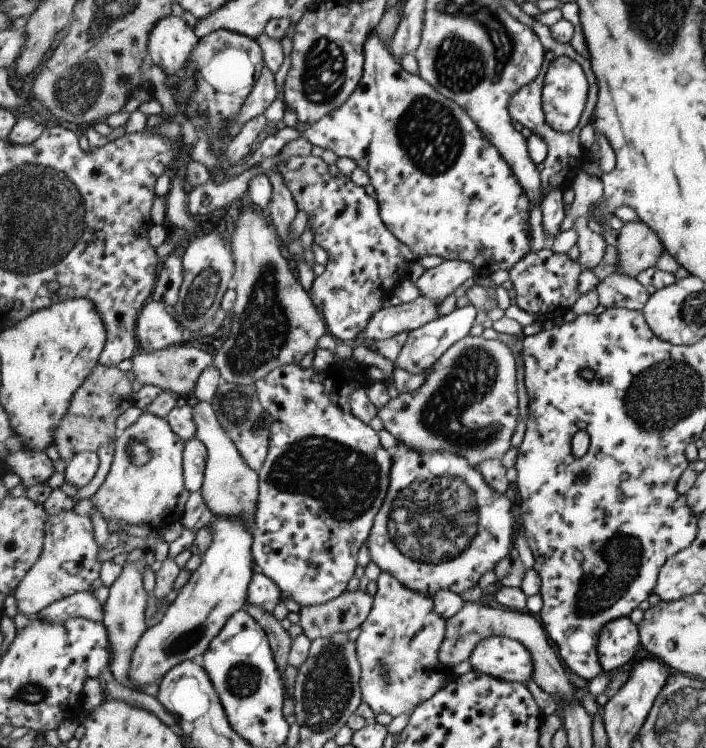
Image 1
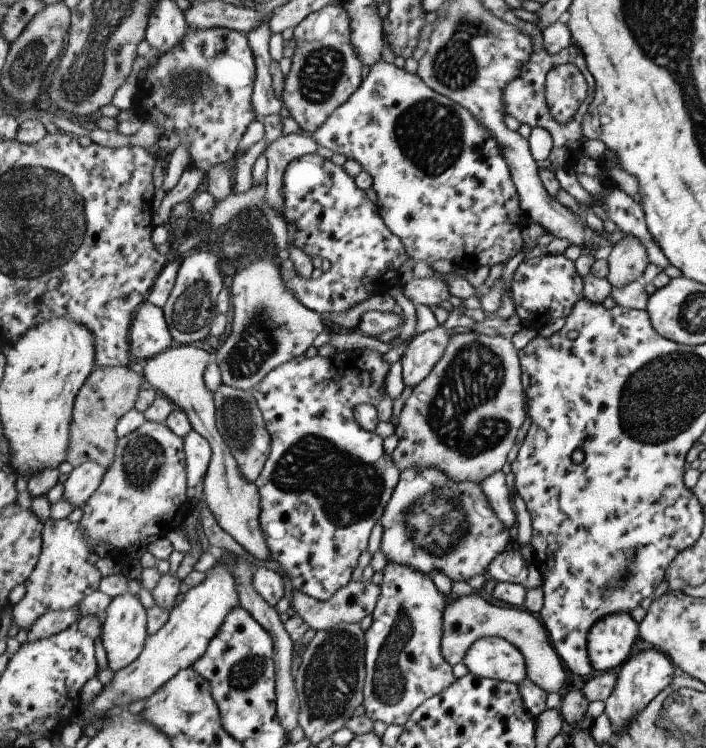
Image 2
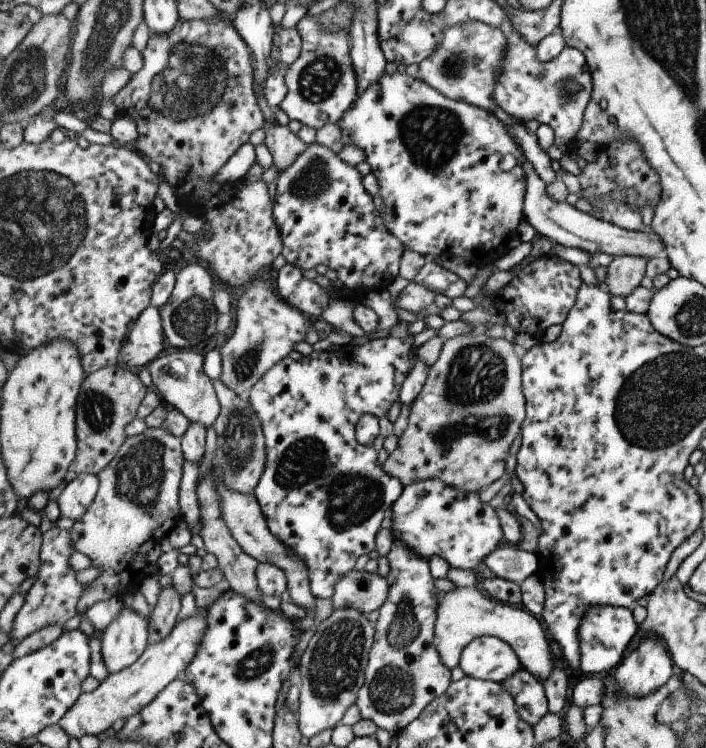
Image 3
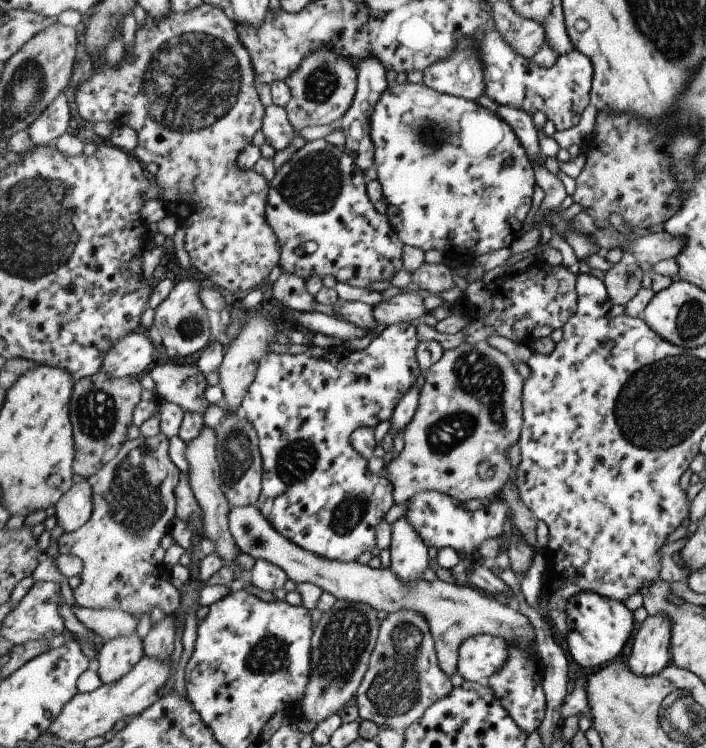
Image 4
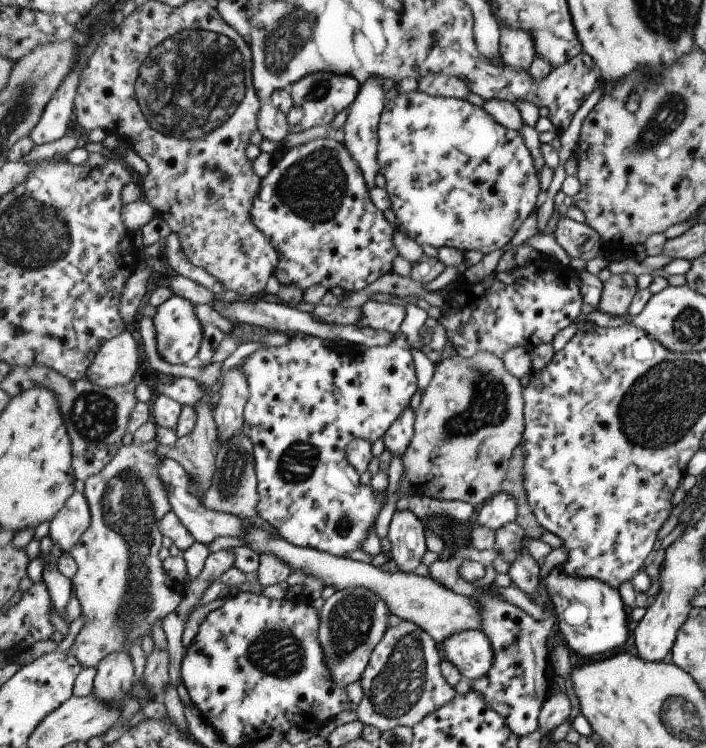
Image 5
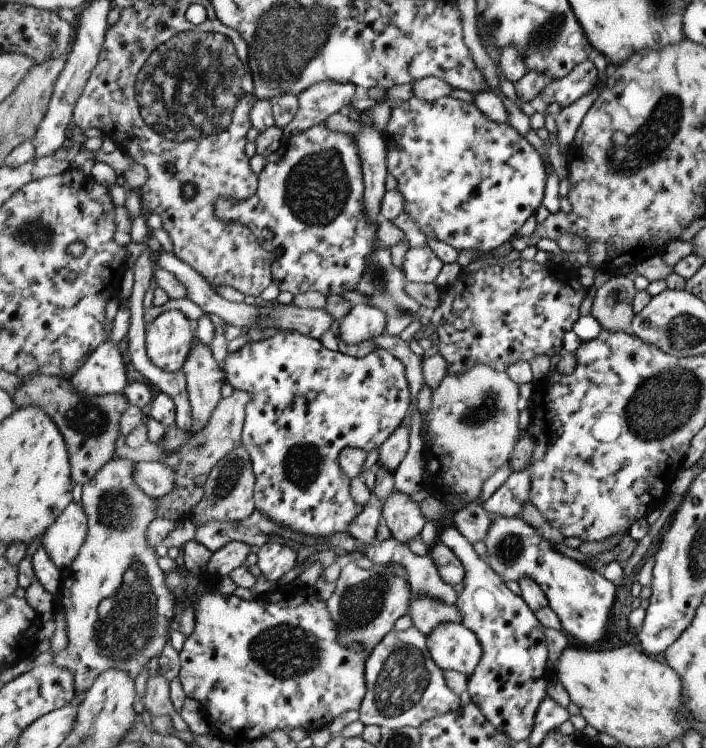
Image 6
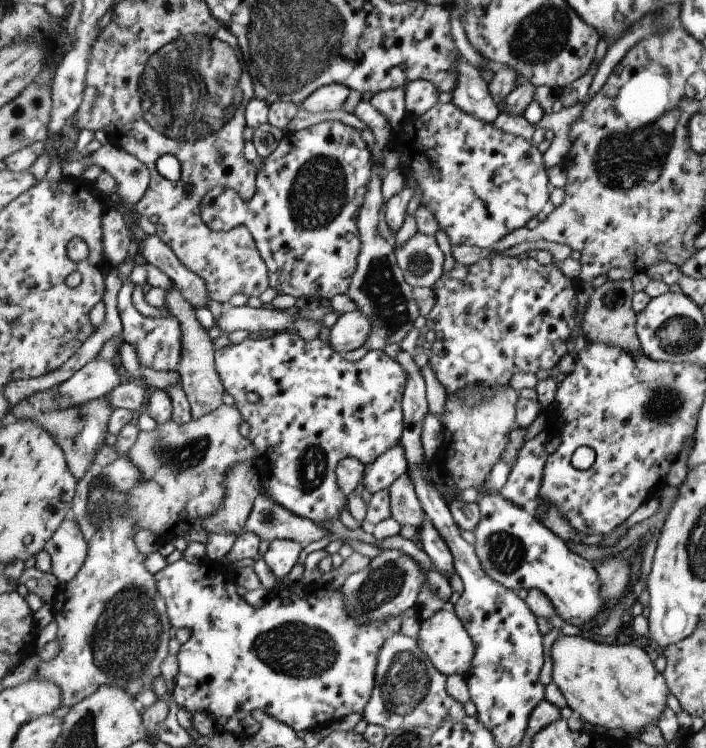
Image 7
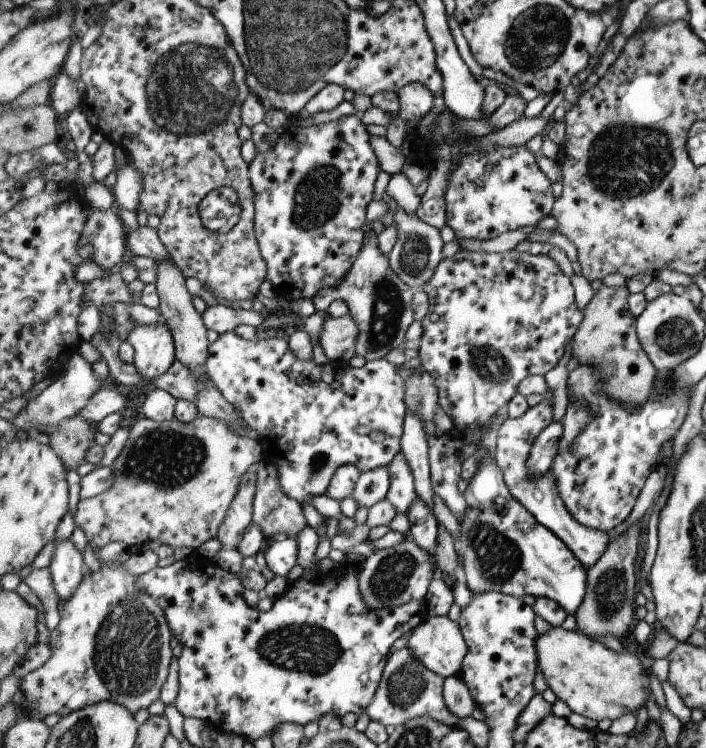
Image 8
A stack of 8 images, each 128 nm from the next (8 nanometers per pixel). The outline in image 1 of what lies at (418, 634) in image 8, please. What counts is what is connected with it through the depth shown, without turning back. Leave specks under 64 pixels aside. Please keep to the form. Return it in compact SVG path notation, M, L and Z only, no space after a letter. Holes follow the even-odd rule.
M495 635L483 639L469 658L475 671L505 679L507 682L529 684L533 680L535 659L532 652L518 640Z

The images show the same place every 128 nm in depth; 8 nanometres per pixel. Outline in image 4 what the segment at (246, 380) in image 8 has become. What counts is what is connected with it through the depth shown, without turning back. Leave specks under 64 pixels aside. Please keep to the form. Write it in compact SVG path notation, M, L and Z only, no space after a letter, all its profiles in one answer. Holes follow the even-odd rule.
M417 323L393 324L393 326L387 327L379 336L375 337L368 347L356 353L336 350L327 351L321 347L313 347L312 350L303 352L303 354L295 354L295 356L292 354L271 353L261 362L256 380L249 388L245 401L242 403L242 413L251 420L255 430L259 432L260 450L264 459L263 490L256 506L265 514L265 518L271 522L274 530L277 530L279 534L294 544L313 552L313 554L317 554L321 558L352 562L356 561L363 552L373 550L375 546L377 547L377 536L375 536L377 526L383 522L383 519L386 520L389 510L396 505L396 492L393 484L387 478L383 478L380 474L373 474L367 468L368 459L360 451L355 450L352 444L352 435L361 426L371 428L379 426L385 420L391 421L393 414L396 413L397 406L400 405L405 394L412 390L417 378L423 376L423 371L417 360L417 348L420 342L419 338L417 338L416 327Z

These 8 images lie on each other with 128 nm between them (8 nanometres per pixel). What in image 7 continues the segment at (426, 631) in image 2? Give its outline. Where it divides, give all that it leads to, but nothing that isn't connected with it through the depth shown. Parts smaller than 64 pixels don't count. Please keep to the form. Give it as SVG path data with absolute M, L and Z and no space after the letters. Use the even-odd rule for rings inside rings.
M409 472L402 474L389 488L392 502L392 517L403 526L414 526L420 530L427 519L421 501L416 493L412 476ZM402 633L393 635L380 650L377 667L377 682L371 700L366 706L363 718L374 725L381 725L388 732L412 726L440 727L445 721L463 722L468 716L463 705L447 690L448 676L445 676L421 648L419 638L410 638Z

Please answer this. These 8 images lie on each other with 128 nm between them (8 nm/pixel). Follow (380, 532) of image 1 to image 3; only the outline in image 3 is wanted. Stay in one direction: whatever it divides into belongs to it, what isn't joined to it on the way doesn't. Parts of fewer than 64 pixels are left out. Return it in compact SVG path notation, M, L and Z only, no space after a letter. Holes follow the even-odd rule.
M431 479L413 483L404 487L404 492L397 499L392 508L394 539L401 539L407 543L417 554L429 559L433 554L441 555L449 561L452 567L458 569L472 569L484 562L489 553L499 545L505 544L503 523L500 521L498 510L484 503L479 494L468 493L461 489L447 486L442 480Z

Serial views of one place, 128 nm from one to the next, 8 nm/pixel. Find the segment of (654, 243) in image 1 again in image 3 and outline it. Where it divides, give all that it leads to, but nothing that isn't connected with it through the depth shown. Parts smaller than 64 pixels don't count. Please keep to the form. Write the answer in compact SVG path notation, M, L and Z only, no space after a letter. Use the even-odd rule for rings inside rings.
M623 255L610 264L605 283L612 296L626 299L641 286L648 270L649 260L643 257Z

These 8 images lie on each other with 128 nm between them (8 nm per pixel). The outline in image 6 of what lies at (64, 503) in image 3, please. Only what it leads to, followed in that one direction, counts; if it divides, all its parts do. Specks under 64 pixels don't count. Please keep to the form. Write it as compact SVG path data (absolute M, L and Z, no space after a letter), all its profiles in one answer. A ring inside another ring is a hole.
M72 502L44 534L41 546L64 572L71 570L88 535L88 518L81 502Z

